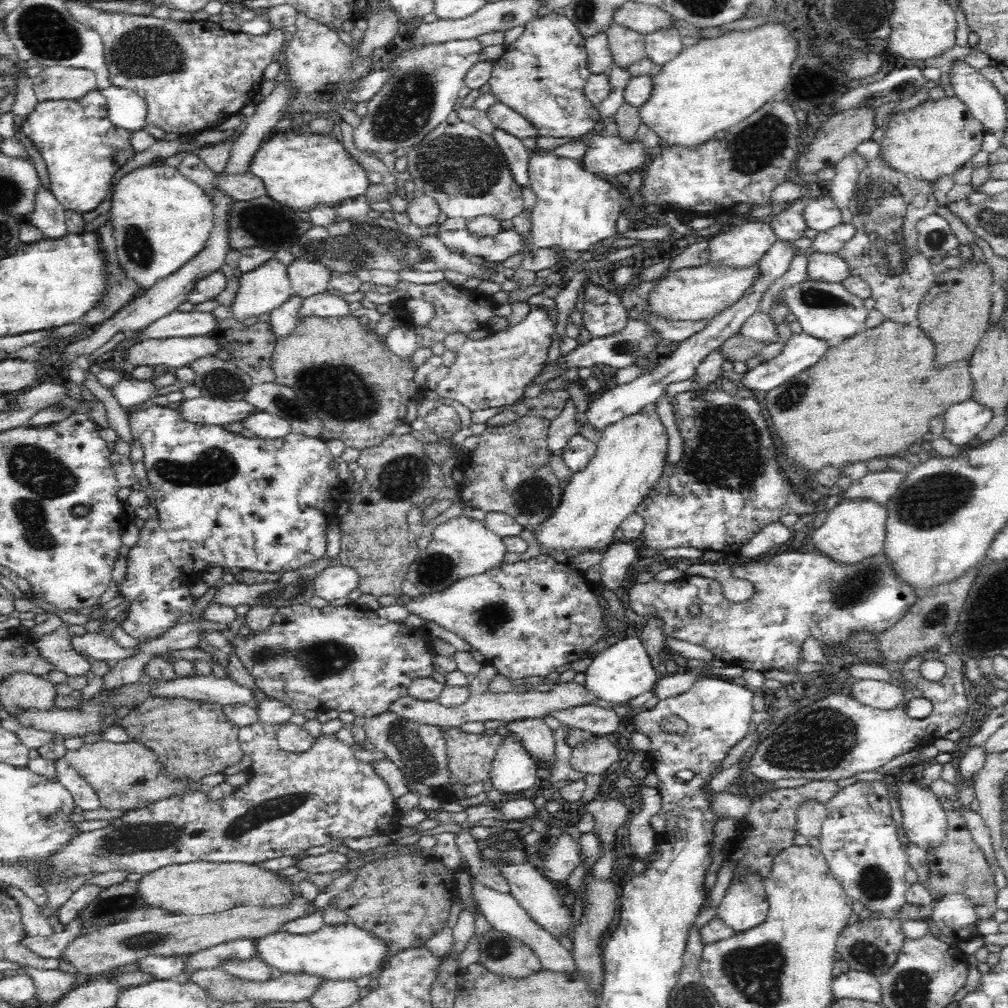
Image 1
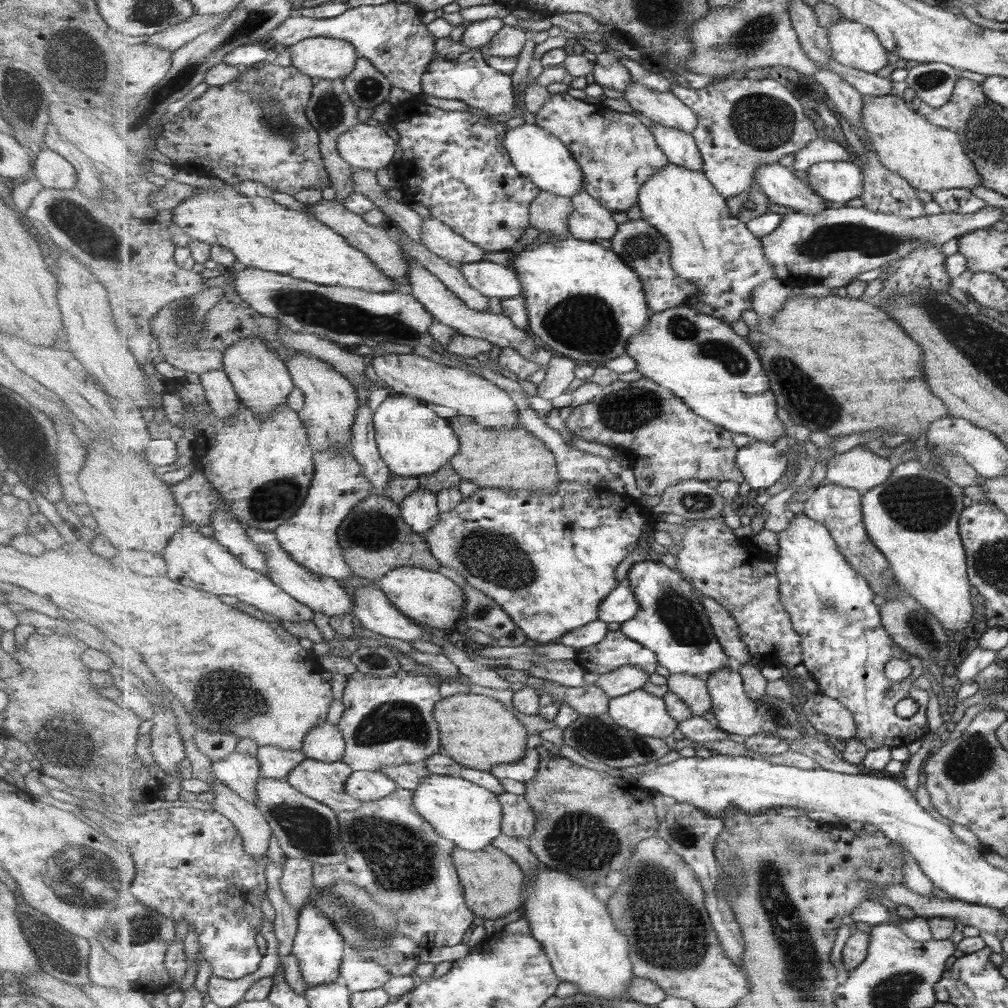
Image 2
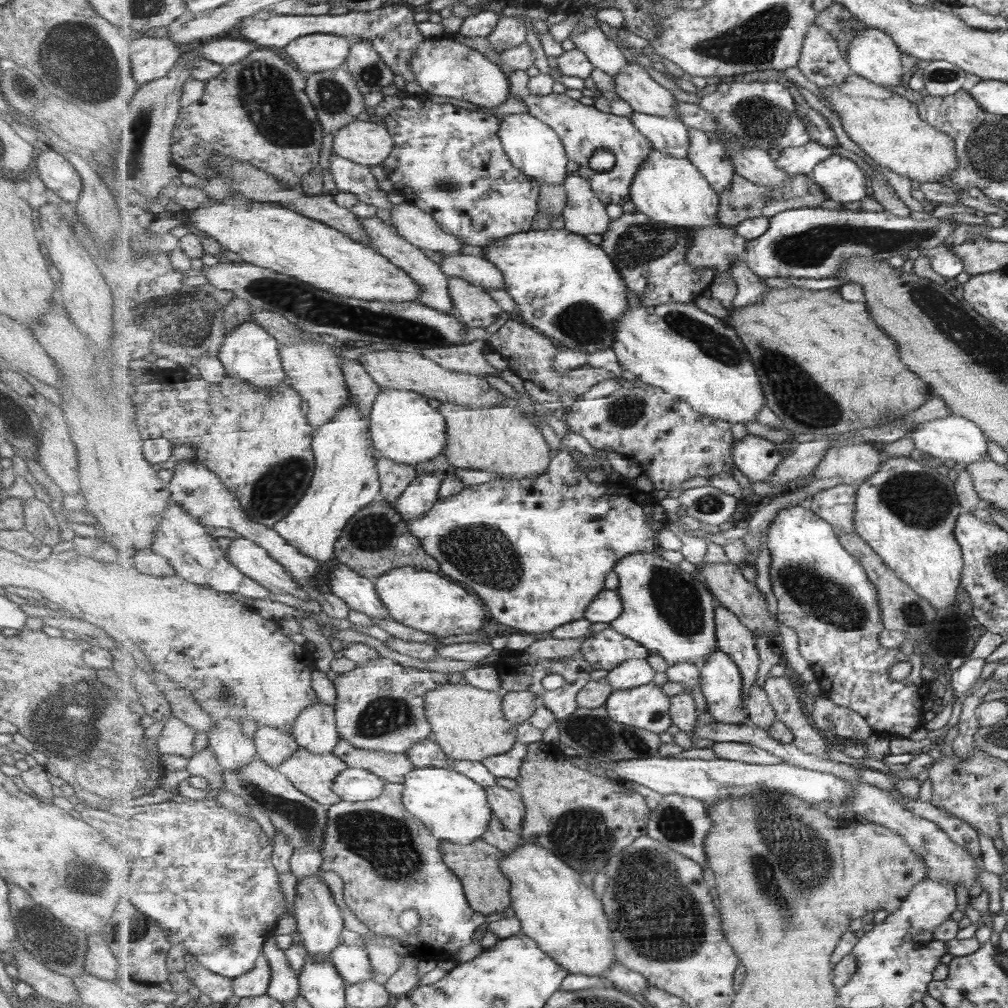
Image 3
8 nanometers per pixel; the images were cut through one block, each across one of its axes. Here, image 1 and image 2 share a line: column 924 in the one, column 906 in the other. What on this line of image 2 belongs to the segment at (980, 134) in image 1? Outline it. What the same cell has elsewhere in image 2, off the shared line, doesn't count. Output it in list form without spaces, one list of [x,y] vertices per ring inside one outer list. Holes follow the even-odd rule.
[[[865,95],[863,105],[863,127],[881,165],[905,177],[915,188],[933,194],[952,188],[973,190],[983,184],[956,132],[932,124],[901,96]]]

